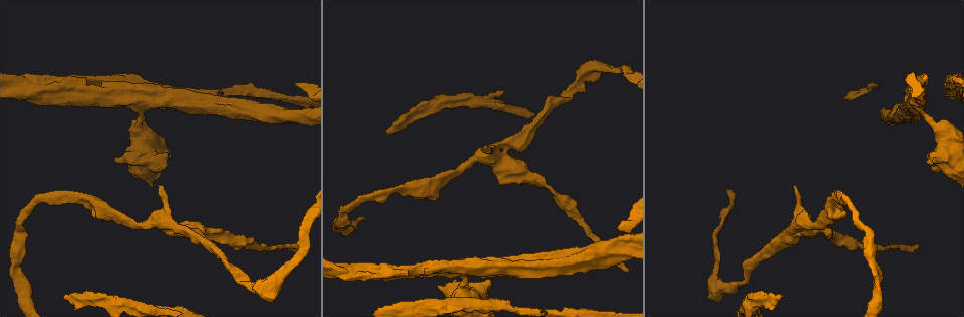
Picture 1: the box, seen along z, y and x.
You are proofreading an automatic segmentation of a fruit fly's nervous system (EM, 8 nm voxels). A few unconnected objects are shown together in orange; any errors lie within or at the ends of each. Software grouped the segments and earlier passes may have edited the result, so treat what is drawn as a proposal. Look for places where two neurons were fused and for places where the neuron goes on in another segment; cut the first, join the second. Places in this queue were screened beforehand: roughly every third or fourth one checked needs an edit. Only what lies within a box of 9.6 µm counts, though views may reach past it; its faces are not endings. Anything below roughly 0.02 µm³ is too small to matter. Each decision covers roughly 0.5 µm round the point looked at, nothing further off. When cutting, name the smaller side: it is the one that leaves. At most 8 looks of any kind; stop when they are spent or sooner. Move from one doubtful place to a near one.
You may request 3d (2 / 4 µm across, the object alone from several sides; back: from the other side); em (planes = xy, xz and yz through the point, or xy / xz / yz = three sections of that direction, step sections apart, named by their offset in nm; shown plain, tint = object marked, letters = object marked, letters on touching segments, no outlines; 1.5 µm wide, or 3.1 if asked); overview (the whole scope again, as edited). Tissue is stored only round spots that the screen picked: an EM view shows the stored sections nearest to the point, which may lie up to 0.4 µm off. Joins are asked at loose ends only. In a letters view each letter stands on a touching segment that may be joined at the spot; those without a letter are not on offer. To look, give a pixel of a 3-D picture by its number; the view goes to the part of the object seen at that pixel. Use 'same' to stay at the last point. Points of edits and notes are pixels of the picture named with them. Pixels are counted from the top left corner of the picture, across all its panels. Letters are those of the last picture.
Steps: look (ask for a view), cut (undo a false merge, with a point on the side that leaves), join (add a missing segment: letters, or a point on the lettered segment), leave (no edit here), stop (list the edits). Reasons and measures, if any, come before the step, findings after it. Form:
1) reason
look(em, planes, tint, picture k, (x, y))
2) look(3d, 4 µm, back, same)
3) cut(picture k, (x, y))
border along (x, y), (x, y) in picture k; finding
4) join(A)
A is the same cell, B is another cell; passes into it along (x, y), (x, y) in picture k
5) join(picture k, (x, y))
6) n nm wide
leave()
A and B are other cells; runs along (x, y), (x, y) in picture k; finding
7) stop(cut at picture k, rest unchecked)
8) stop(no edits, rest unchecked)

arms part here
look(3d, 2 µm, picture 1, (915, 106))

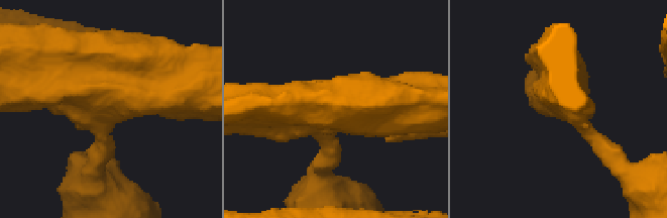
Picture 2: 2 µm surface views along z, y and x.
now the EM
look(em, xz, step 4, tint, picture 2, (101, 113))

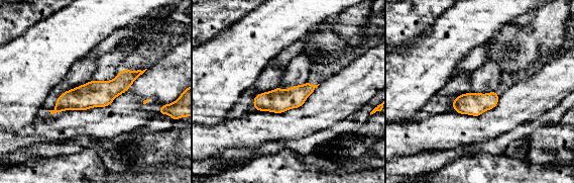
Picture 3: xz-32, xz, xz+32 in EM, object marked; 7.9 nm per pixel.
another direction
look(em, planes, letters, same)

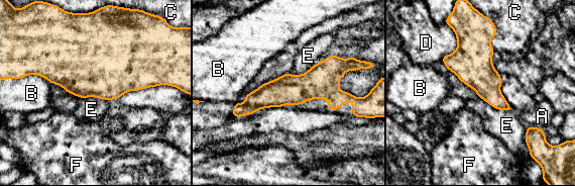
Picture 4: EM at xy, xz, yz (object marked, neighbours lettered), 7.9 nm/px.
D touches over 280 nm
leave()
A, B, C, D, E and F are other cells; runs along (345, 68), (235, 114) in picture 4; all the same neuron

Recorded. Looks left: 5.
an open end
look(3d, 2 µm, picture 1, (24, 75))

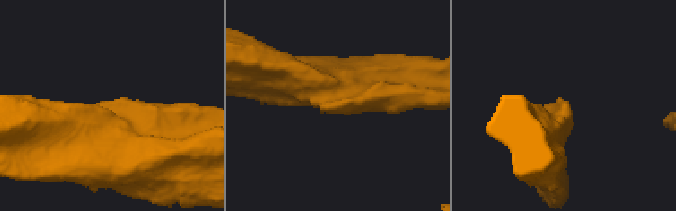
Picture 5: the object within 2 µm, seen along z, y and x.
shape alone is not enough
look(em, planes, tint, picture 5, (561, 97))

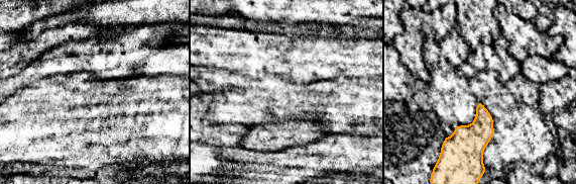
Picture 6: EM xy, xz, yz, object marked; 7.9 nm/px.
look(em, planes, letters, same)

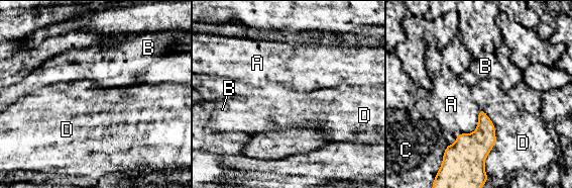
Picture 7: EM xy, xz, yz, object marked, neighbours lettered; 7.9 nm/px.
leave()
A, B, C and D are other cells; no lettered segment goes on from it

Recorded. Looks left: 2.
branch stops here
look(em, planes, letters, picture 1, (781, 296))

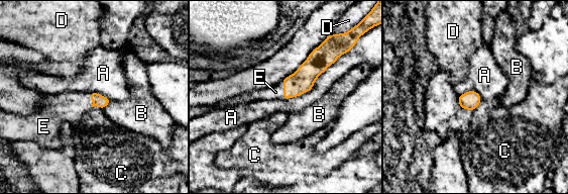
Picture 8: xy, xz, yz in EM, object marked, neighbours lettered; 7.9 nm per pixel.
join(E)
E is the same cell, A, B, C and D are other cells; passes into it along (302, 81), (284, 90), (275, 92) in picture 8; the neuron continues

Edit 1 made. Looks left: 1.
stop(join at picture 8, rest unchecked)

